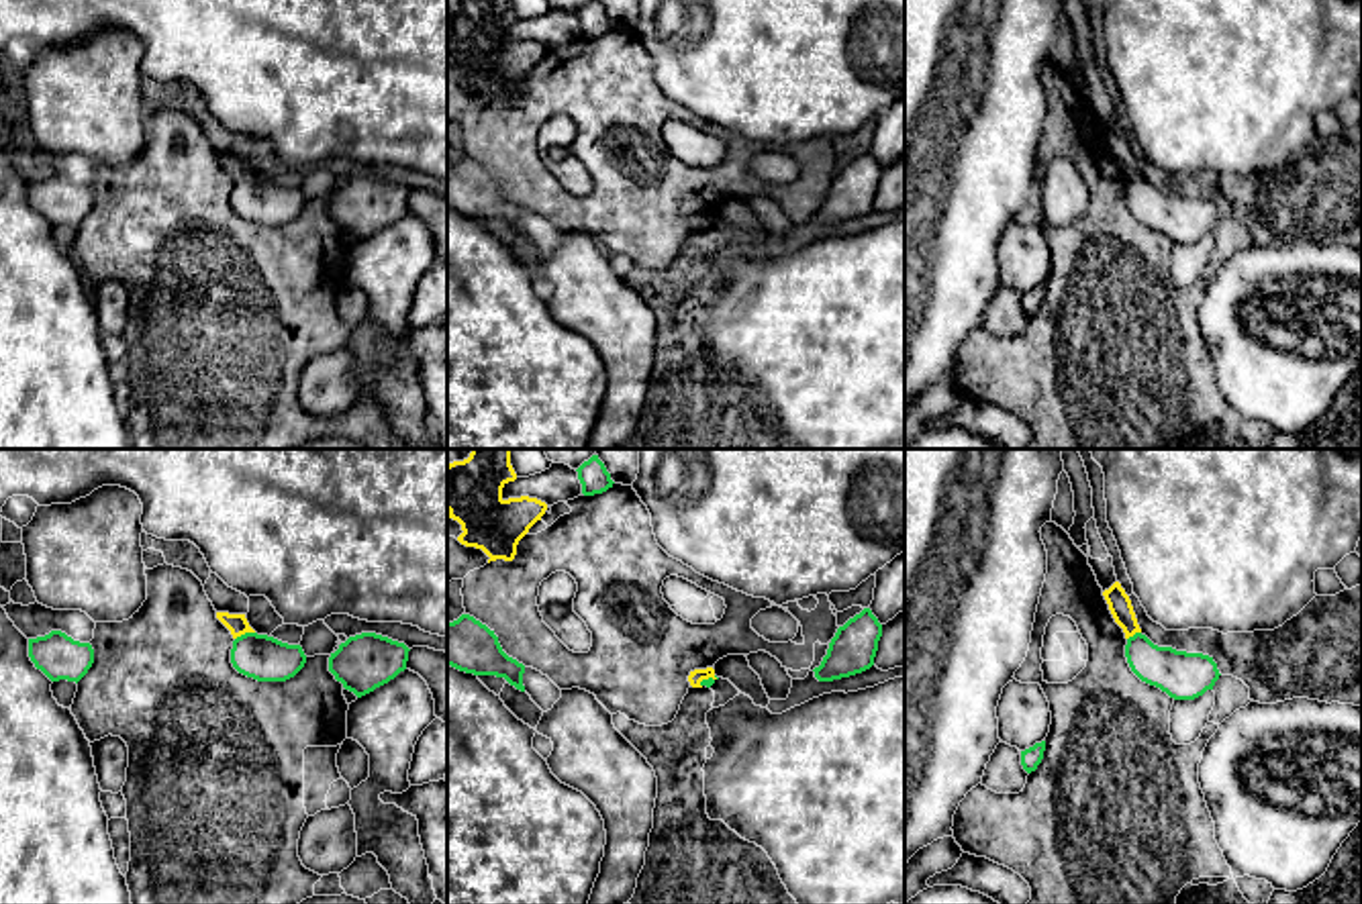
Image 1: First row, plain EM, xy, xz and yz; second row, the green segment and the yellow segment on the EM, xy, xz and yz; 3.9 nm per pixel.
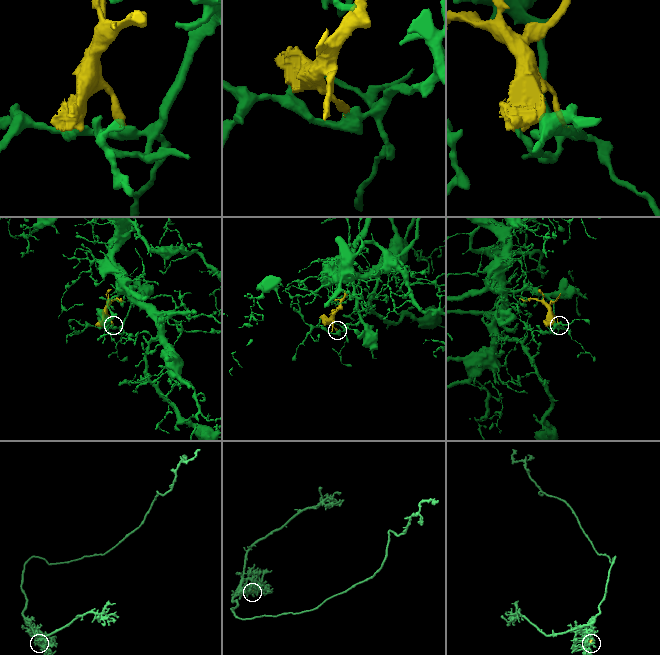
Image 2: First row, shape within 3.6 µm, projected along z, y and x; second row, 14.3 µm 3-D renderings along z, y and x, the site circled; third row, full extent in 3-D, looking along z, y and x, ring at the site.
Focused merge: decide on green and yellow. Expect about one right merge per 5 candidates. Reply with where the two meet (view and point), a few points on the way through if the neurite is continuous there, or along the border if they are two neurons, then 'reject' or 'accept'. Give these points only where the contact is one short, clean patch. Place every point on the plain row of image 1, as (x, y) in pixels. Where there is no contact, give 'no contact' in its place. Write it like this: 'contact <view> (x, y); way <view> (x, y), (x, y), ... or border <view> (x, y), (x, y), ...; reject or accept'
contact xy (246, 176); reject

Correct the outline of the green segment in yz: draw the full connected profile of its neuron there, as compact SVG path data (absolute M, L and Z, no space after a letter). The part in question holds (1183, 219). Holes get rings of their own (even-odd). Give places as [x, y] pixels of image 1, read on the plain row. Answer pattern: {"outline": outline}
{"outline": "M1141 175L1127 182L1125 200L1141 224L1160 231L1174 243L1203 239L1221 218L1213 200L1158 190Z"}

